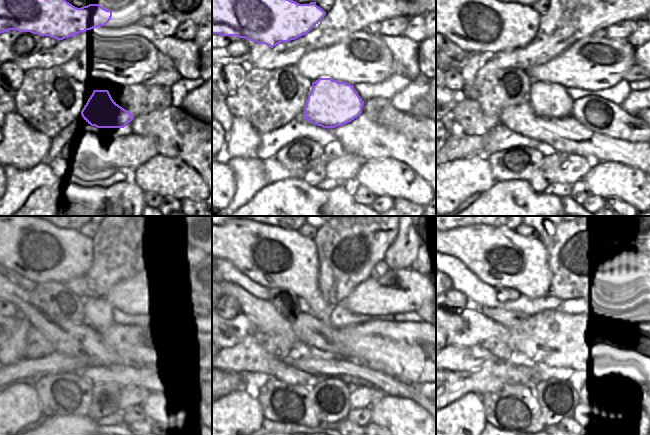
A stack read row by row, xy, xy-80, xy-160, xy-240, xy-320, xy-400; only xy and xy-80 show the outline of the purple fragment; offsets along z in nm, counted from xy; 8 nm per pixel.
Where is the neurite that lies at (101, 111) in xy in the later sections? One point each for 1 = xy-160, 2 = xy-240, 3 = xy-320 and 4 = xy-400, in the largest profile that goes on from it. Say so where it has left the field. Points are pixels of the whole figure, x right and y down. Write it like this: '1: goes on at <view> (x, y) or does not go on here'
1: goes on at xy-160 (548, 100)
2: goes on at xy-240 (97, 312)
3: goes on at xy-320 (273, 257)
4: goes on at xy-400 (498, 256)

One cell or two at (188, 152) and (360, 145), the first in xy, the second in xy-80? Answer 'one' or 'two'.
one

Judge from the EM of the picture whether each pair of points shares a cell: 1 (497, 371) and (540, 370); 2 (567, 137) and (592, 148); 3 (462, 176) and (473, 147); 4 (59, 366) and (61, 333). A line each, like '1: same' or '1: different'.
1: same
2: same
3: different
4: different

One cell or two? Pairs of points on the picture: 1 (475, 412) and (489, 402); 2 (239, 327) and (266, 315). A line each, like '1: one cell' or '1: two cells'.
1: two cells
2: two cells

